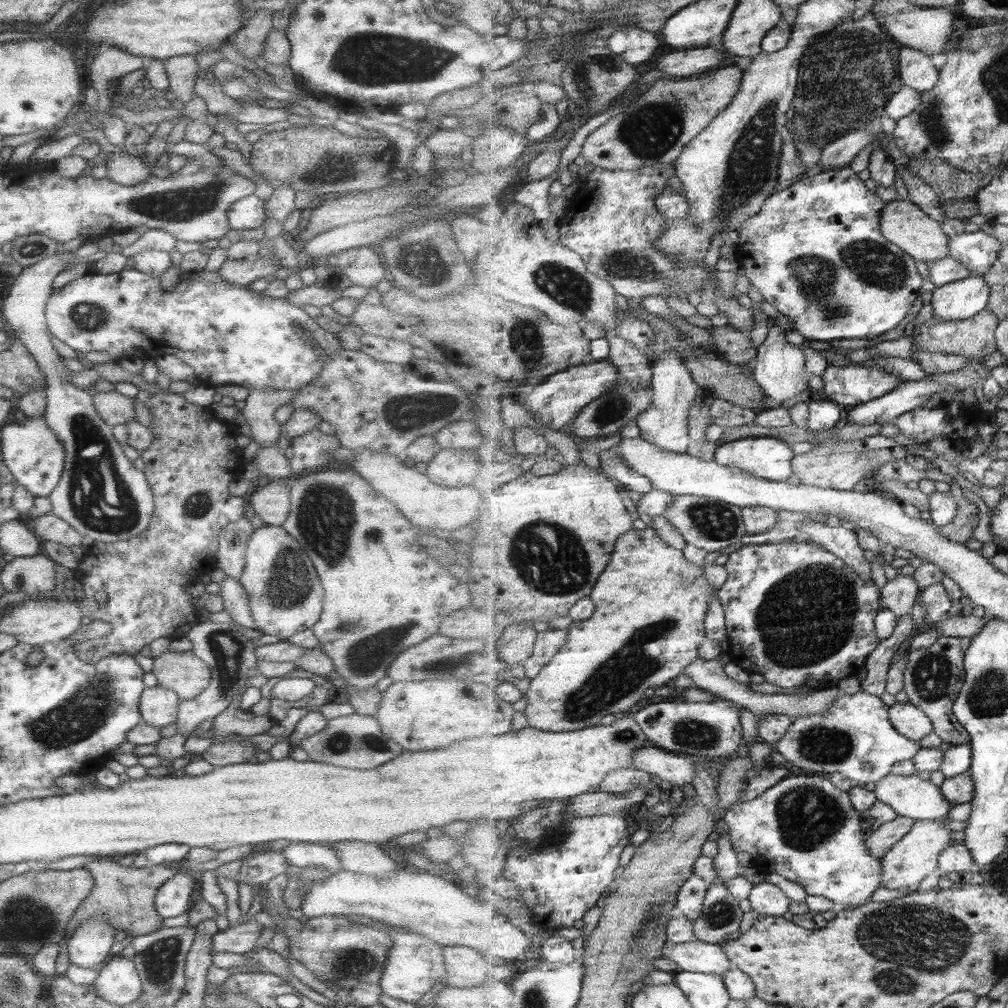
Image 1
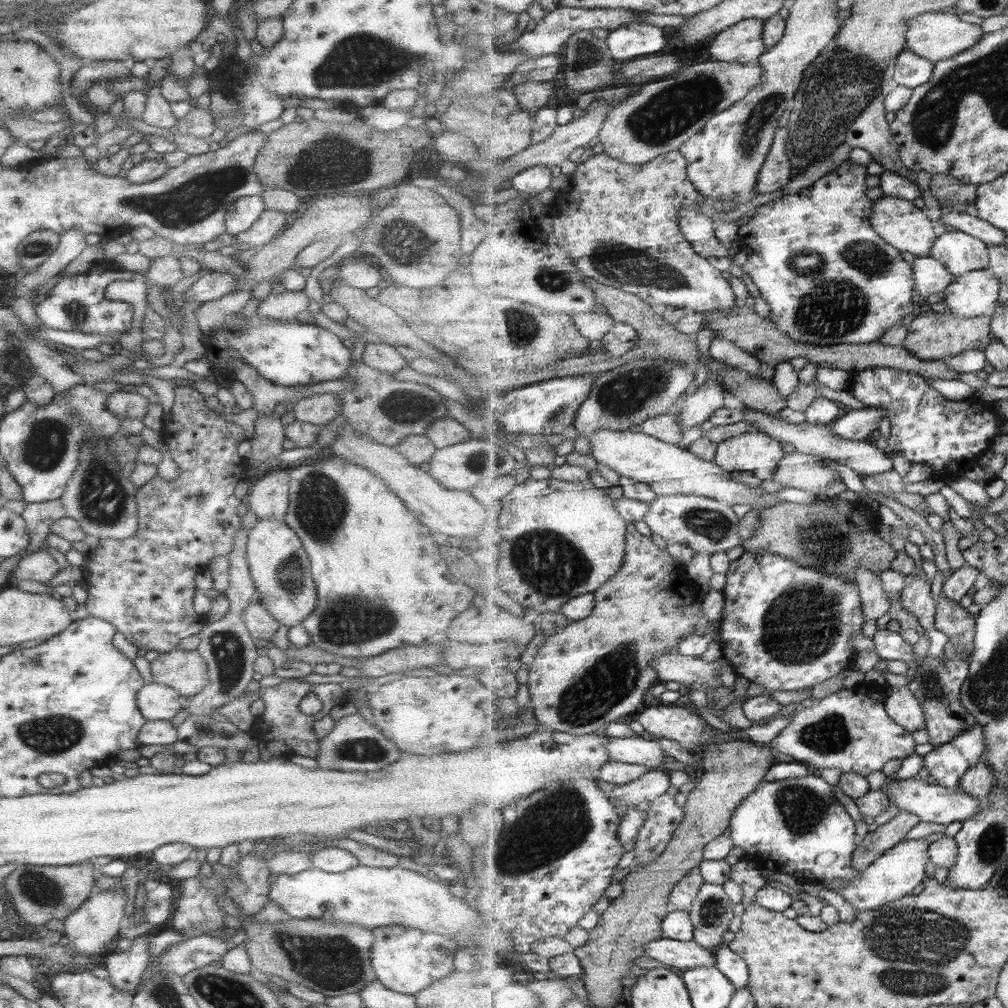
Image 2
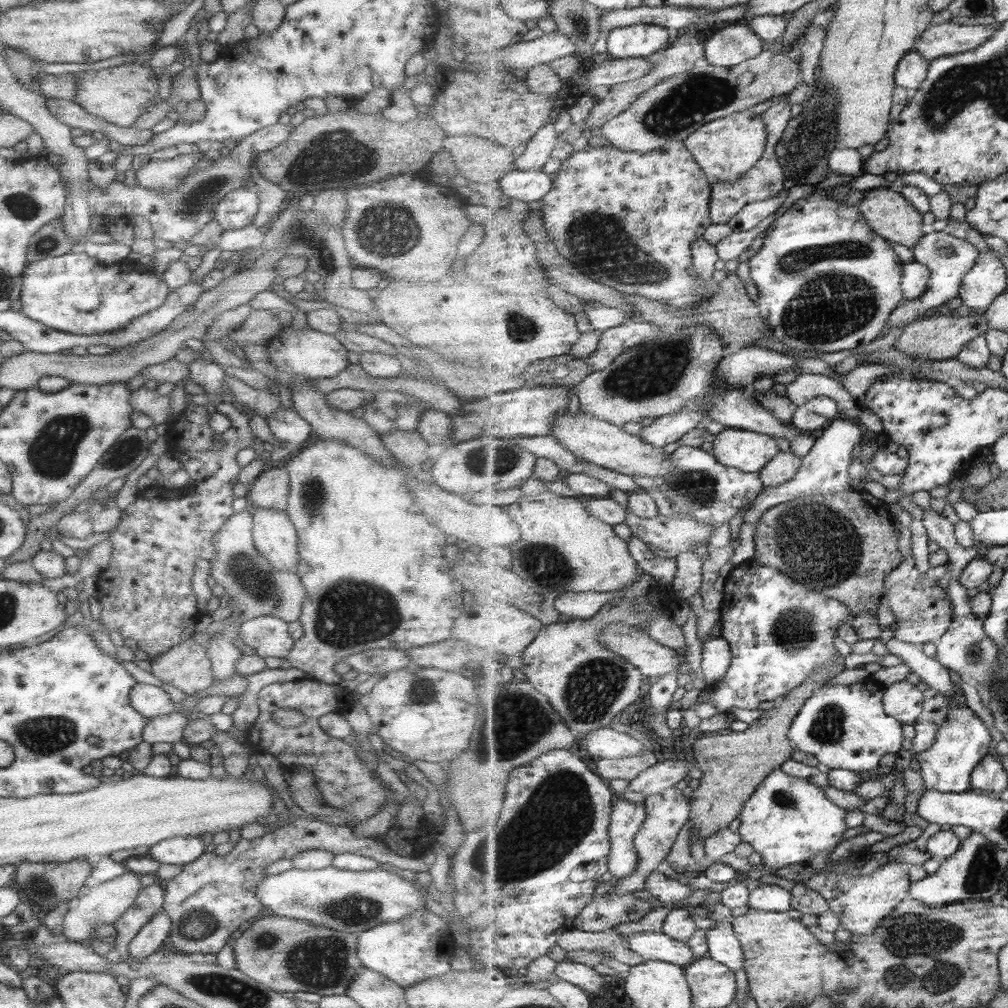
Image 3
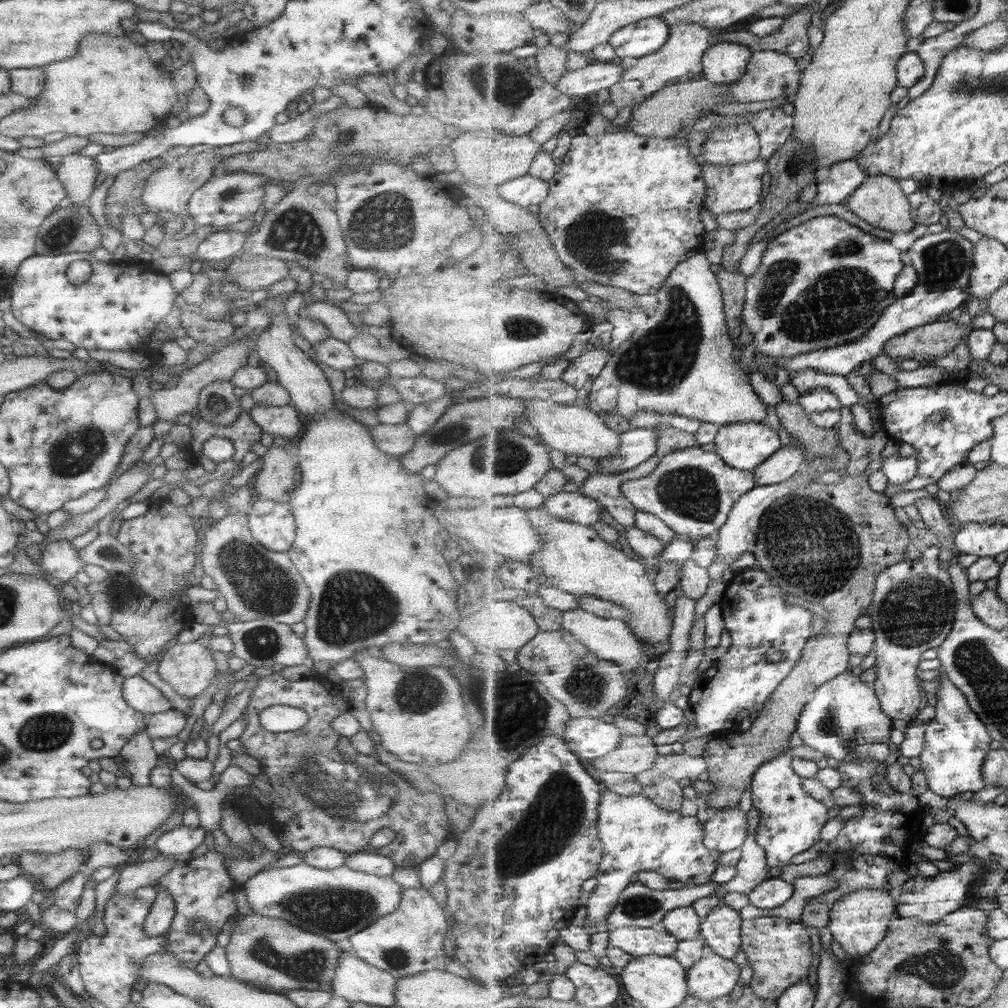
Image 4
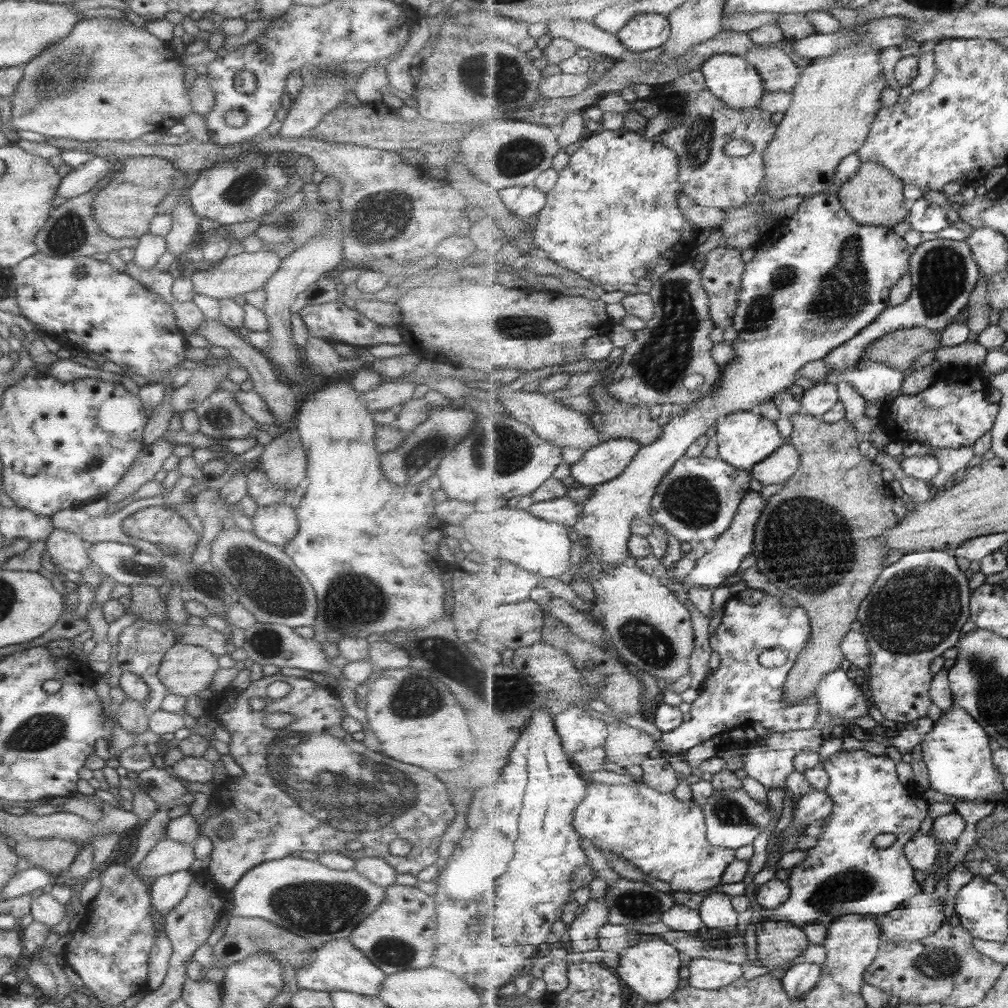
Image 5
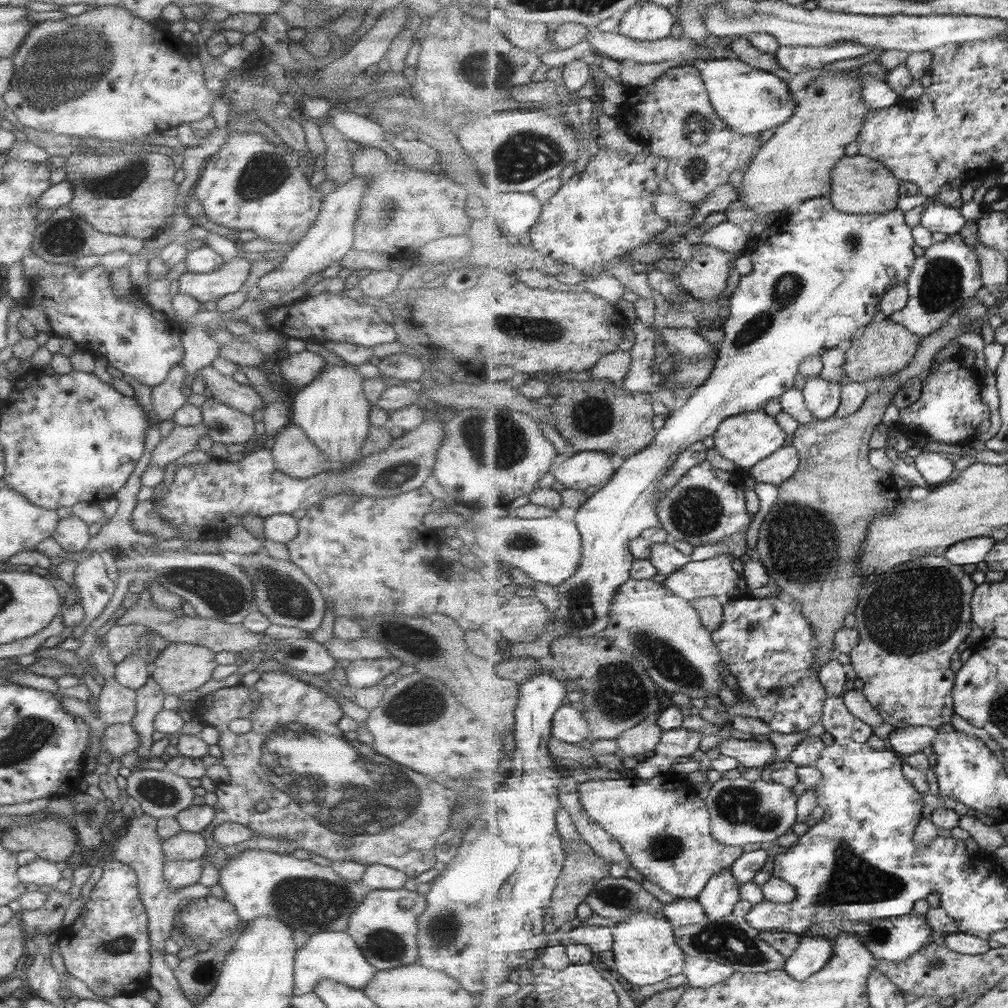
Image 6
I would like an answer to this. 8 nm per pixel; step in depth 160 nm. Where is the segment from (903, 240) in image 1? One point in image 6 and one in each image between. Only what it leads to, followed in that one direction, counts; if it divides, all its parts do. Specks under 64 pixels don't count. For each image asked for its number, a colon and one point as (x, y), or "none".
2: (900, 222)
3: (889, 213)
4: (881, 202)
5: (874, 195)
6: (860, 185)

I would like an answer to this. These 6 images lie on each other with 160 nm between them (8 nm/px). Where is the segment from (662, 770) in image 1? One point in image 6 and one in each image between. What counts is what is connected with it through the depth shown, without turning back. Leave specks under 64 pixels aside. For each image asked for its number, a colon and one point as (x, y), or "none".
2: (645, 751)
3: (604, 743)
4: (591, 738)
5: (578, 729)
6: (571, 726)

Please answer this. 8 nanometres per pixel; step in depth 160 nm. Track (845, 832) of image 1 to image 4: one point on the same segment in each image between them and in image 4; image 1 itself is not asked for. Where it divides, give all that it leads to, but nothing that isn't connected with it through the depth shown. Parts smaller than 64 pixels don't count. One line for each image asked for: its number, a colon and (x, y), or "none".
2: (798, 826)
3: (788, 820)
4: (791, 820)

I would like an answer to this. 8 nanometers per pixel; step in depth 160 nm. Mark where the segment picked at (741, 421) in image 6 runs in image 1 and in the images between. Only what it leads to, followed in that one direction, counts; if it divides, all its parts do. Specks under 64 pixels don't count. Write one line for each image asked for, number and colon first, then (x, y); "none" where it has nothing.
1: (769, 458)
2: (755, 452)
3: (748, 451)
4: (745, 446)
5: (744, 439)

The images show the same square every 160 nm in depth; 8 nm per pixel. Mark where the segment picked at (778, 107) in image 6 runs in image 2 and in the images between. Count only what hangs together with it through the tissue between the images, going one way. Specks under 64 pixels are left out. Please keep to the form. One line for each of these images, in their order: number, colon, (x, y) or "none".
2: (744, 43)
3: (734, 44)
4: (726, 63)
5: (733, 79)

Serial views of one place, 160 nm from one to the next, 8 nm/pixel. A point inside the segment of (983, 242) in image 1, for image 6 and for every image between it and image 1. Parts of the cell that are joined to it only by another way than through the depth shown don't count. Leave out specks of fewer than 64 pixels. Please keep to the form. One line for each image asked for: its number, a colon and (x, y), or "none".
2: (962, 253)
3: (950, 258)
4: (945, 260)
5: (944, 272)
6: (949, 273)

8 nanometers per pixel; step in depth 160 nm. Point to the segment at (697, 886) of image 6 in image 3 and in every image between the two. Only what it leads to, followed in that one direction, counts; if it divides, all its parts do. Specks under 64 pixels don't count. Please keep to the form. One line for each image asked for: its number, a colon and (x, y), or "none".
3: (628, 818)
4: (638, 835)
5: (668, 839)

